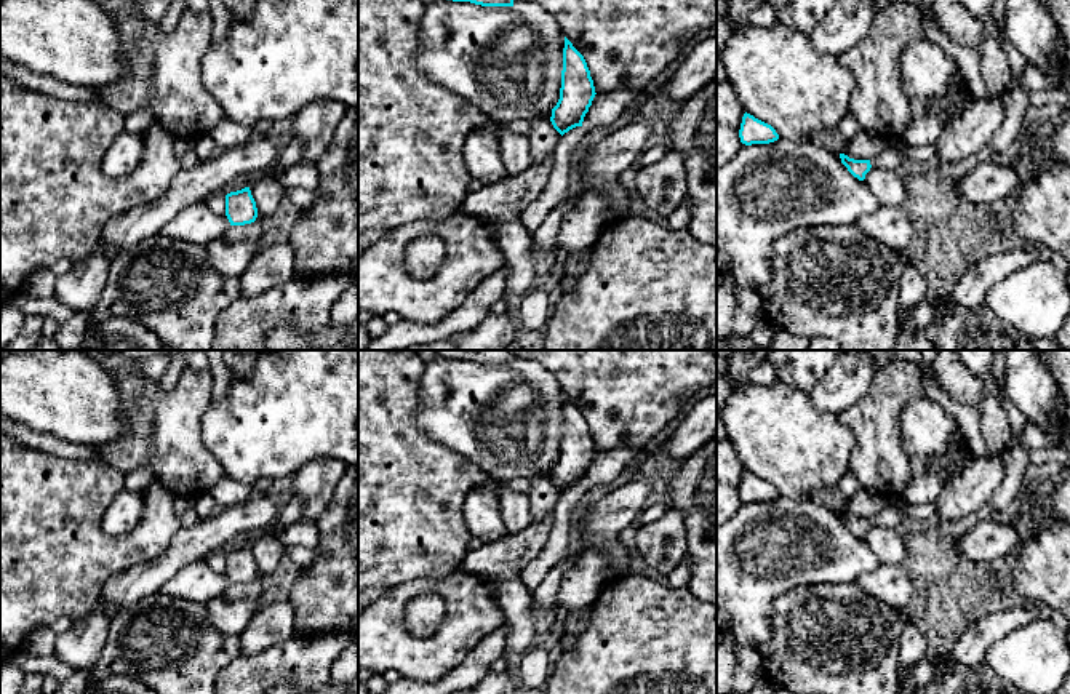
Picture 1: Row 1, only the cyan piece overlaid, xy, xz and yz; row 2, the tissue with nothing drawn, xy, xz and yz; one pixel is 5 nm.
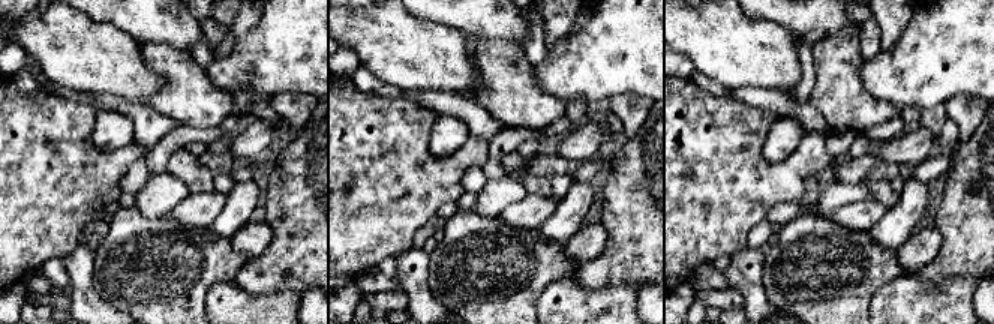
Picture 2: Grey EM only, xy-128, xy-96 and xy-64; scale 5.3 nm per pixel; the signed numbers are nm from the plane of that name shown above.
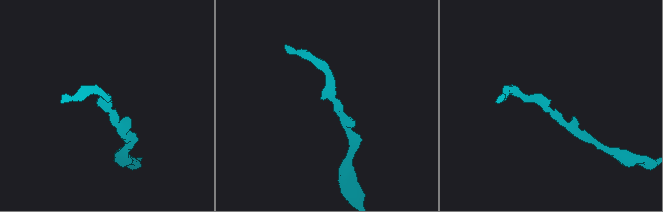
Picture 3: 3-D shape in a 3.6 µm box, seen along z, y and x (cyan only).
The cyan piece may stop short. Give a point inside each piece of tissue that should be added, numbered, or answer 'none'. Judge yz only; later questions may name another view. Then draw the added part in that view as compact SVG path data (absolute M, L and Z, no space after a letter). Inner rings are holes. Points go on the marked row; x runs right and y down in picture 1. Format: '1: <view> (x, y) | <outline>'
1: yz (890, 157) | M889 144L876 157L870 158L870 165L897 171L905 158L905 155L902 155L894 146Z

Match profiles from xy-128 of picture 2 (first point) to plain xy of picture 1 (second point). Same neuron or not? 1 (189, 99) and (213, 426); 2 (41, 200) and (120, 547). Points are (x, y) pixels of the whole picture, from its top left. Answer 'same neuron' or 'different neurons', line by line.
1: different neurons
2: same neuron

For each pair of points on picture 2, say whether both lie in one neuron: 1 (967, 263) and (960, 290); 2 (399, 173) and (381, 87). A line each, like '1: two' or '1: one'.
1: two
2: two

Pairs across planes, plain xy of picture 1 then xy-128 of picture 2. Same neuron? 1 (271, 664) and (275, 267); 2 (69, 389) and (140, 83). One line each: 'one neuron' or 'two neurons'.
1: two neurons
2: one neuron

